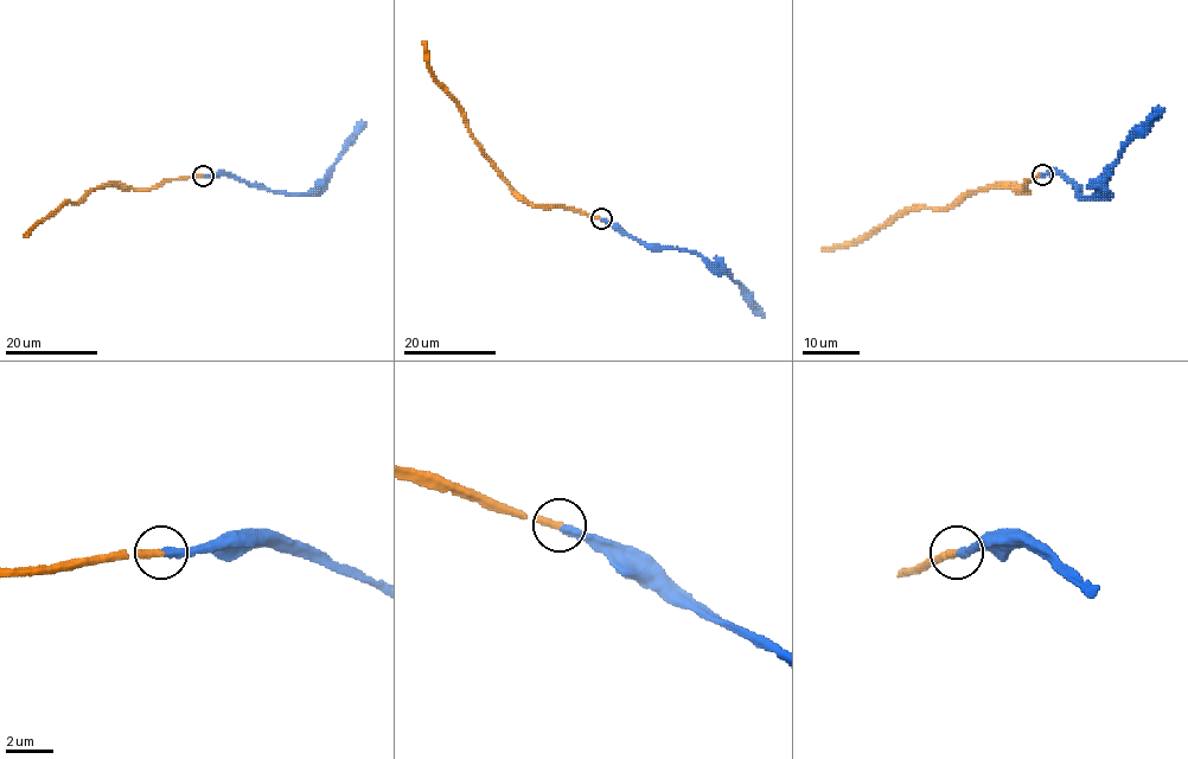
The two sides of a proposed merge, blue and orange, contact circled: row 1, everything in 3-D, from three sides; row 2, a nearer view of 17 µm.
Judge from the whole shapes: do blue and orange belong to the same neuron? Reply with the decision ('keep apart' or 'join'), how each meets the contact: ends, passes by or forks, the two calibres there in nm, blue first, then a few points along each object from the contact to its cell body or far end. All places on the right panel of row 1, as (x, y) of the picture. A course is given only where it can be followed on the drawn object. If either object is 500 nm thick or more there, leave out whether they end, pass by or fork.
join | blue ends | orange ends | 320/300 nm | blue via (1042, 174), (1059, 173), (1080, 197), (1094, 197), (1121, 152), (1163, 108) | orange via (1042, 174), (1030, 179), (1024, 191), (991, 186), (972, 190), (949, 208), (908, 209), (850, 246), (822, 248)

